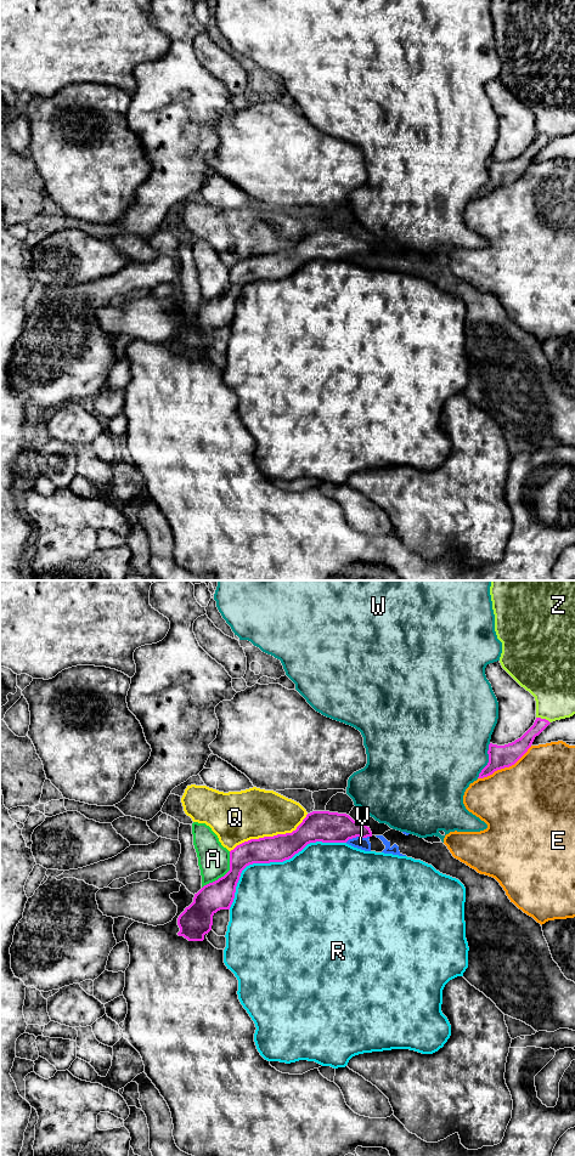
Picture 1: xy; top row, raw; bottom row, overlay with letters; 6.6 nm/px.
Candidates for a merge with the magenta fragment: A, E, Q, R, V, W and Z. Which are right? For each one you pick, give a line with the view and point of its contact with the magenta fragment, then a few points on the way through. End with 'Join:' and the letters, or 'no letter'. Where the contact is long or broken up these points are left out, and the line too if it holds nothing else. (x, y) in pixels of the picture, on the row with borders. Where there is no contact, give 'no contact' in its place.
Join: no letter

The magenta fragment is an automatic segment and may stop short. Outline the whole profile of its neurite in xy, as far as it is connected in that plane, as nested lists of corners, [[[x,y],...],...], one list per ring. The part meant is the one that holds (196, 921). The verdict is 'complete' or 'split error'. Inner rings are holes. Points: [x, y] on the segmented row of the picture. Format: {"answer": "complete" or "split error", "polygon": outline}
{"answer": "complete", "polygon": [[[312,811],[292,833],[250,839],[237,845],[230,851],[230,871],[195,894],[193,902],[179,916],[177,935],[188,941],[203,941],[212,930],[213,916],[220,910],[230,910],[241,873],[247,866],[283,862],[310,843],[346,843],[356,837],[372,837],[372,832],[346,814]]]}

